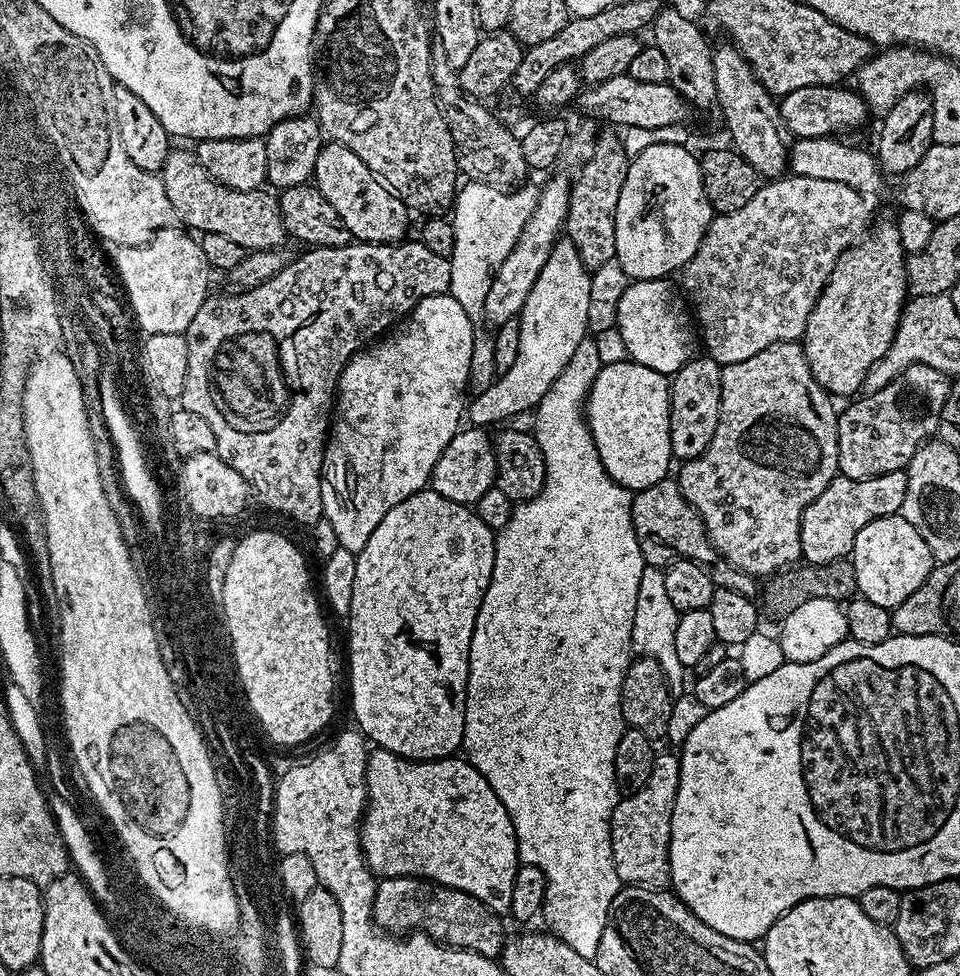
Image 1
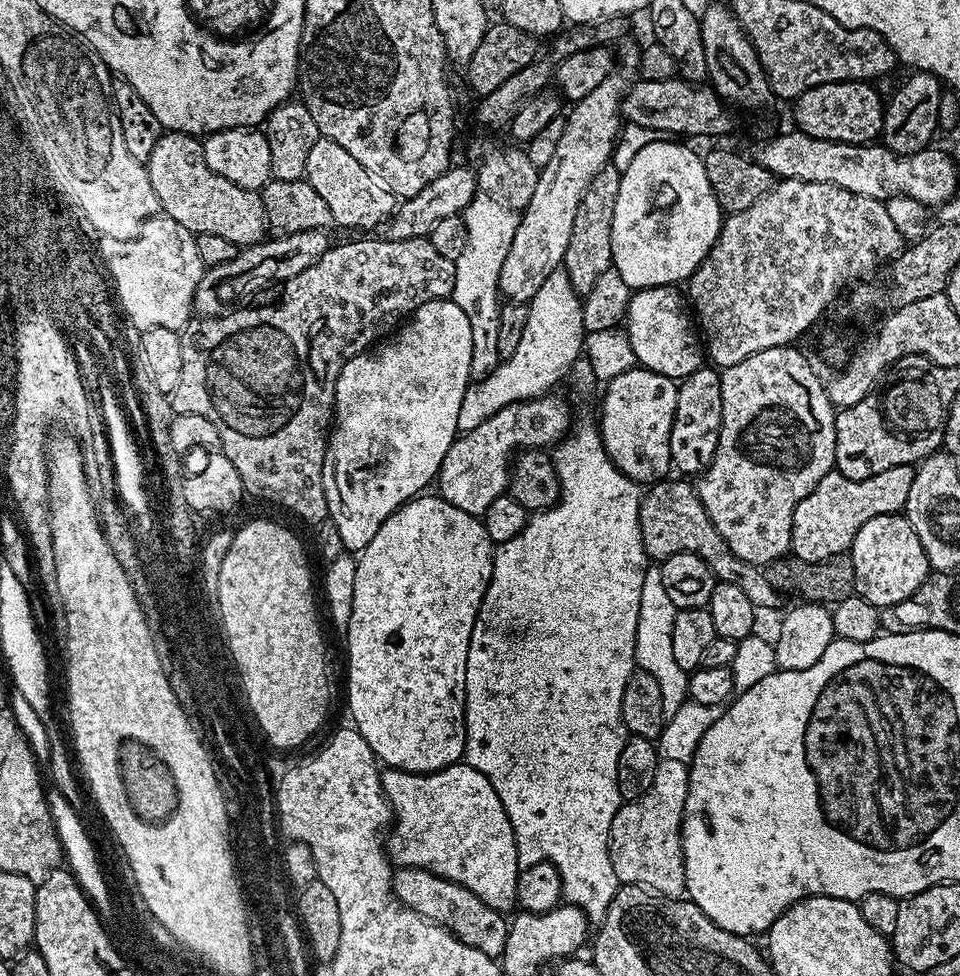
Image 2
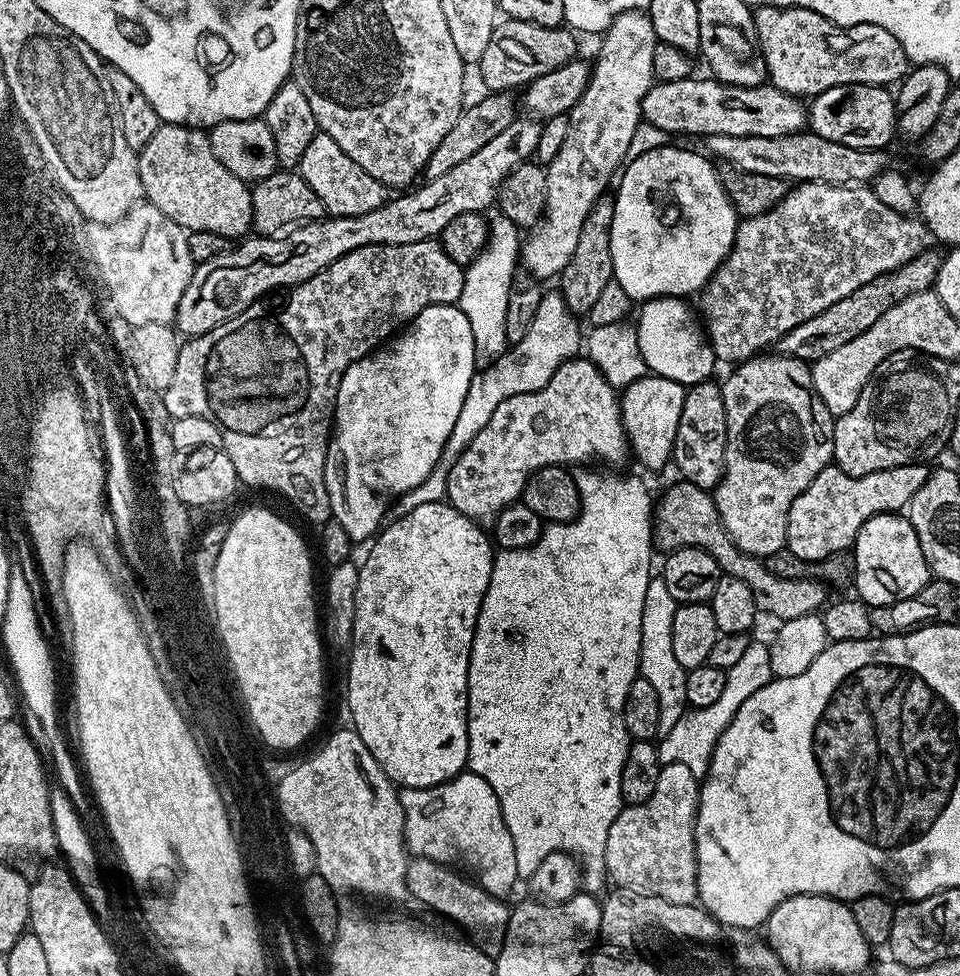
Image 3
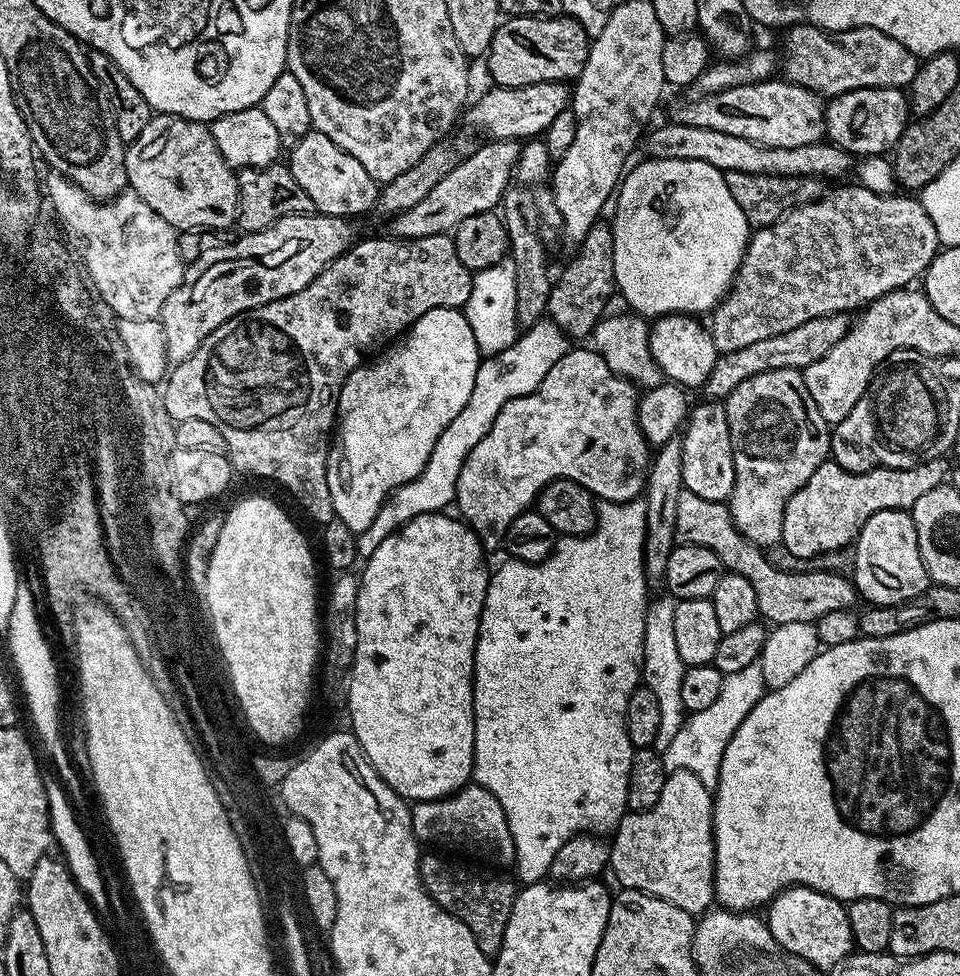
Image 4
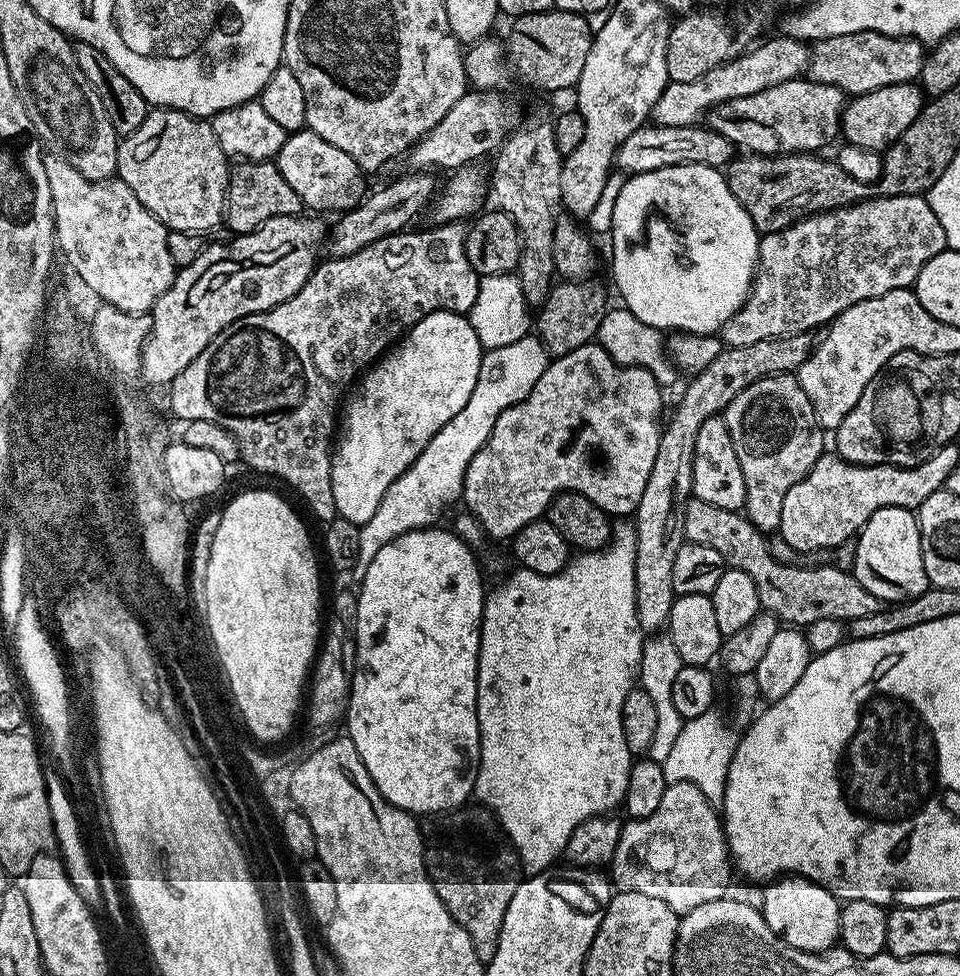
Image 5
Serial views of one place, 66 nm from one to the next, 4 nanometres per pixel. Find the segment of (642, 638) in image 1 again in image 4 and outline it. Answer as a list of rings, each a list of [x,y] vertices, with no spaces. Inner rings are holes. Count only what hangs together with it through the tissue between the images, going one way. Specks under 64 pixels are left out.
[[[664,594],[661,600],[653,599],[648,605],[648,613],[644,619],[644,662],[642,665],[643,687],[654,690],[658,697],[658,707],[662,719],[658,725],[658,738],[655,742],[655,749],[663,753],[674,739],[674,734],[682,726],[686,713],[682,706],[682,674],[685,664],[682,657],[678,655],[678,645],[674,639],[674,610],[676,600]]]

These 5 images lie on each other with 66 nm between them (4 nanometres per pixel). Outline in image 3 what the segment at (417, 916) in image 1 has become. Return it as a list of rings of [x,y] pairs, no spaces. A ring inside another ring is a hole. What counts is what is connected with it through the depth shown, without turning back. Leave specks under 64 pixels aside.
[[[412,856],[409,859],[406,868],[406,886],[415,900],[423,904],[429,913],[440,918],[452,916],[451,923],[457,929],[464,928],[460,929],[463,935],[475,944],[478,950],[482,950],[482,954],[493,958],[499,956],[506,942],[510,911],[509,905],[504,905],[505,901],[501,897],[490,894],[481,884],[477,884],[475,879],[461,874],[455,867],[439,864],[421,856]]]

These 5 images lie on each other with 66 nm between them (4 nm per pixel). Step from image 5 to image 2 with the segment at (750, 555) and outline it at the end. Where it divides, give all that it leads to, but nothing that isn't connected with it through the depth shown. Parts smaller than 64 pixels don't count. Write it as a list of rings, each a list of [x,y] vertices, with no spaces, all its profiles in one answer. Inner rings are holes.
[[[672,479],[656,481],[643,493],[640,502],[640,529],[649,561],[662,562],[670,558],[670,554],[693,552],[710,566],[717,581],[739,586],[755,608],[764,610],[774,607],[782,600],[782,596],[774,590],[774,586],[770,586],[770,582],[766,582],[763,567],[742,562],[742,558],[738,558],[738,554],[734,554],[734,550],[726,546],[726,538],[722,538],[722,534],[714,530],[714,522],[710,522],[710,514],[706,514],[706,506],[702,506],[695,487],[687,479]]]

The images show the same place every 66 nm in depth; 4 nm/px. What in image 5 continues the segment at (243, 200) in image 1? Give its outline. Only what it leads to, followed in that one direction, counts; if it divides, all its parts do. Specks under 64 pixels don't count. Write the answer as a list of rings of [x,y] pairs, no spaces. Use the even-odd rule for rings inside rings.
[[[153,107],[146,122],[138,126],[129,136],[119,141],[116,149],[115,175],[164,223],[165,228],[174,232],[198,232],[208,234],[211,228],[221,227],[224,219],[224,203],[228,201],[228,170],[230,157],[218,146],[214,130],[207,119],[190,116],[176,108]]]

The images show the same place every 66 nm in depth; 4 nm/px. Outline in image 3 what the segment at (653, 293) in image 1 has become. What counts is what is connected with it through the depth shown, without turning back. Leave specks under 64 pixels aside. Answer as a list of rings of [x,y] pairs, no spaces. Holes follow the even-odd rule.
[[[674,296],[647,300],[641,305],[642,310],[636,320],[638,344],[647,369],[653,375],[670,378],[685,388],[711,379],[714,366],[718,364],[699,315],[687,304],[685,299]]]

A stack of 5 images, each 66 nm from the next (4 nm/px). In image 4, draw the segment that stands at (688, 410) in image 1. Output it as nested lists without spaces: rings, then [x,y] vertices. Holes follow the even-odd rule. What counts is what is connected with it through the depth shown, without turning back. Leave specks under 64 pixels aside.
[[[708,398],[691,409],[679,437],[682,446],[682,482],[684,491],[698,494],[709,502],[725,503],[734,490],[734,450],[730,442],[730,422],[723,403]]]

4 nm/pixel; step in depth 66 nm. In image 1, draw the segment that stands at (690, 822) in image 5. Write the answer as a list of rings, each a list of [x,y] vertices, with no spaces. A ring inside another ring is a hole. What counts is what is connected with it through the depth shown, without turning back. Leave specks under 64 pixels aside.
[[[657,751],[654,758],[654,770],[650,770],[650,778],[646,778],[646,786],[642,786],[642,790],[637,792],[629,792],[617,800],[614,814],[610,818],[610,850],[614,854],[614,870],[618,870],[621,885],[661,890],[669,887],[672,878],[670,872],[670,820],[674,810],[674,798],[678,794],[679,778],[679,755],[675,751]]]

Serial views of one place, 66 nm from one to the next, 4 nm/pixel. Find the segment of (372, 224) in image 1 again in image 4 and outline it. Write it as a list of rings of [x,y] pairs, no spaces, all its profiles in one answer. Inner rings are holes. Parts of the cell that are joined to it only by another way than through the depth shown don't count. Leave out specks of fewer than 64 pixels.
[[[318,131],[307,132],[297,144],[291,145],[286,163],[290,174],[294,174],[298,186],[306,190],[313,209],[321,216],[342,216],[345,218],[357,218],[363,212],[377,207],[380,199],[381,185],[376,183],[370,174],[366,174],[366,166],[358,162],[342,146],[330,142],[326,134]]]

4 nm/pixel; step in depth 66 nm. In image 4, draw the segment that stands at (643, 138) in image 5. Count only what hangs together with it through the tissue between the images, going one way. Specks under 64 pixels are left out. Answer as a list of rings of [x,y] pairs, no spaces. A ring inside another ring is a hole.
[[[669,122],[669,124],[662,125],[661,128],[654,128],[646,136],[649,157],[658,160],[682,158],[690,162],[710,162],[710,166],[714,166],[722,173],[815,176],[828,181],[836,180],[839,176],[846,175],[851,168],[853,171],[854,168],[852,153],[842,150],[837,144],[831,142],[821,142],[810,146],[790,146],[789,148],[767,148],[758,142],[750,142],[746,138],[734,138],[734,134],[722,134],[722,130],[702,130],[702,126],[686,126]]]

